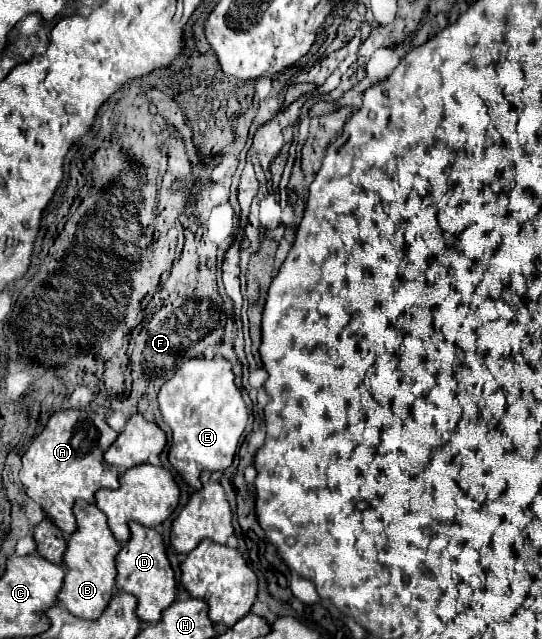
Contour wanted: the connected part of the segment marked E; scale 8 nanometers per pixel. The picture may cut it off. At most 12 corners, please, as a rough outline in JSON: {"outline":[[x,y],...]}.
{"outline":[[224,357],[158,393],[168,459],[196,489],[232,465],[248,409]]}

